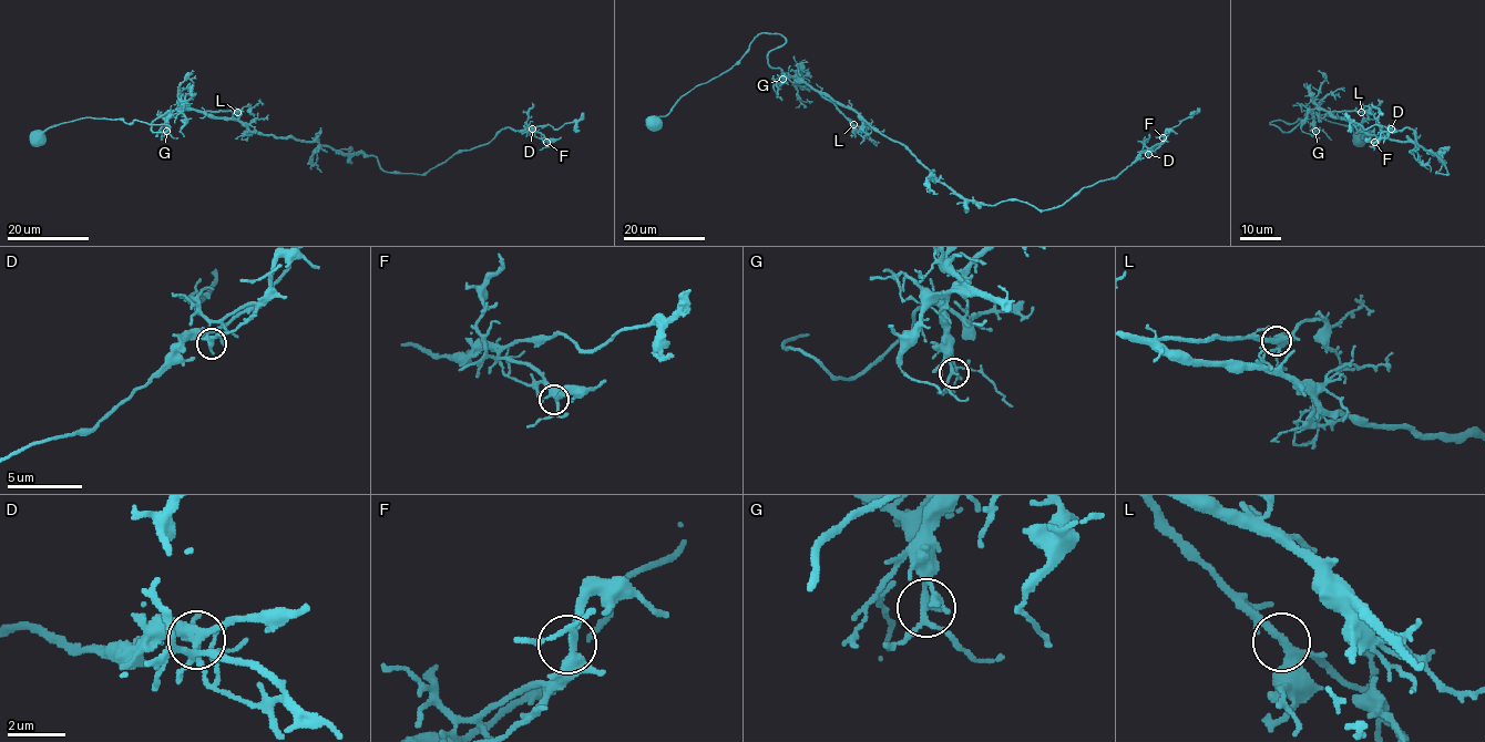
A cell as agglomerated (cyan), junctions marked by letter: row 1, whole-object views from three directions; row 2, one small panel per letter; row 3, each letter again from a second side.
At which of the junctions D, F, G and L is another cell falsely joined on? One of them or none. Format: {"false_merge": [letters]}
{"false_merge": ["D"]}

